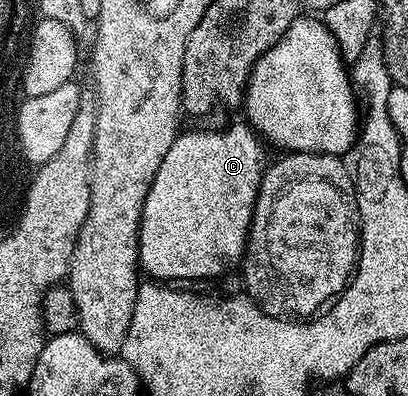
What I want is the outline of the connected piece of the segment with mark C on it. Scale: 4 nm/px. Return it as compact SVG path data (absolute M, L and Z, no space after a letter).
M248 124L229 126L226 130L178 133L171 148L167 148L167 156L163 156L155 172L155 180L149 185L141 213L141 230L137 233L140 269L144 273L146 270L150 279L217 278L244 259L255 200L267 165L265 148L267 149L266 143Z

